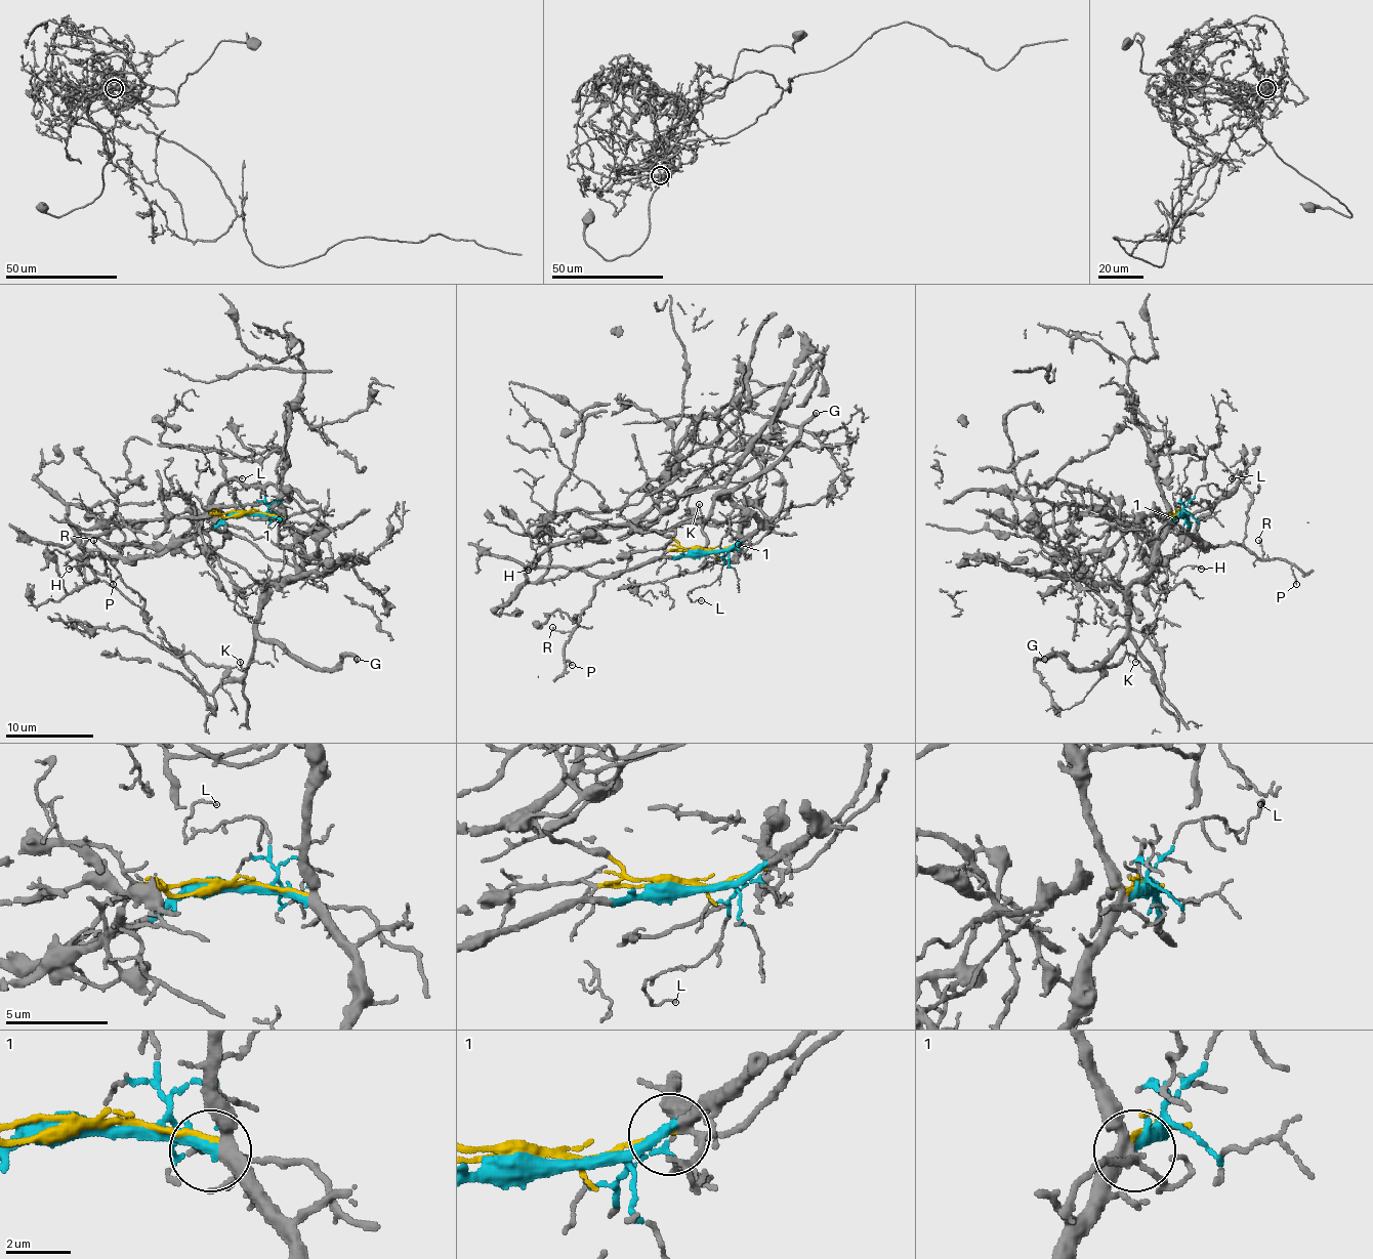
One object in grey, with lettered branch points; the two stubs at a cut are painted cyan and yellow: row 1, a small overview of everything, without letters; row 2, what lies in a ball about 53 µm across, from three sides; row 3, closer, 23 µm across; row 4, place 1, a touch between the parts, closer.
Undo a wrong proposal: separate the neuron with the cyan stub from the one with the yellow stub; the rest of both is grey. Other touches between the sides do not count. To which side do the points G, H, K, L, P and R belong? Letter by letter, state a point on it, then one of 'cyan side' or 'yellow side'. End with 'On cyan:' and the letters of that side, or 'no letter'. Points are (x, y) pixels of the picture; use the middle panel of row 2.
G: place (816, 413); cyan side
H: place (528, 570); yellow side
K: place (699, 504); cyan side
L: place (701, 600); cyan side
P: place (572, 665); cyan side
R: place (552, 627); cyan side
On cyan: G, K, L, P, R

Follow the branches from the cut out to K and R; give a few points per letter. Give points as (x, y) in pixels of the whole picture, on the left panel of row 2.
K: (247, 514), (276, 516), (300, 545), (300, 570), (269, 587), (256, 622), (254, 660), (243, 671), (241, 662)
R: (247, 514), (225, 516), (216, 525), (185, 538), (139, 547), (128, 543), (113, 558), (92, 541)

